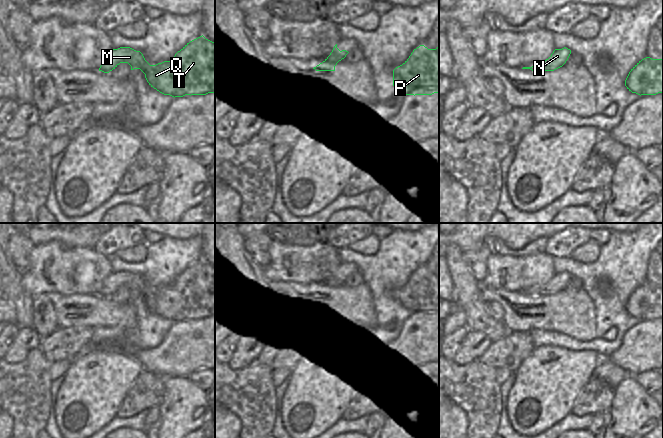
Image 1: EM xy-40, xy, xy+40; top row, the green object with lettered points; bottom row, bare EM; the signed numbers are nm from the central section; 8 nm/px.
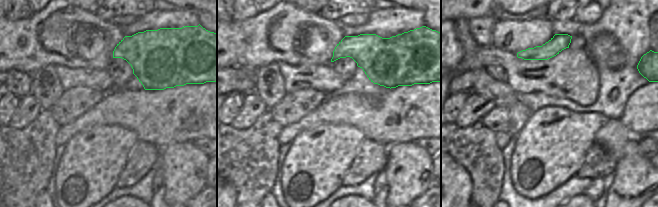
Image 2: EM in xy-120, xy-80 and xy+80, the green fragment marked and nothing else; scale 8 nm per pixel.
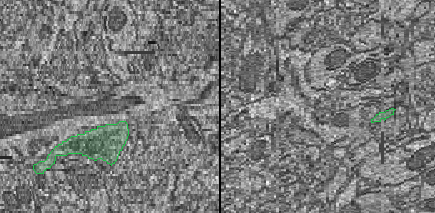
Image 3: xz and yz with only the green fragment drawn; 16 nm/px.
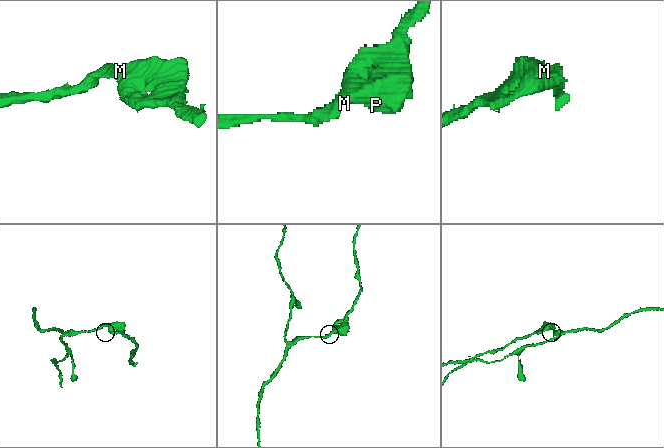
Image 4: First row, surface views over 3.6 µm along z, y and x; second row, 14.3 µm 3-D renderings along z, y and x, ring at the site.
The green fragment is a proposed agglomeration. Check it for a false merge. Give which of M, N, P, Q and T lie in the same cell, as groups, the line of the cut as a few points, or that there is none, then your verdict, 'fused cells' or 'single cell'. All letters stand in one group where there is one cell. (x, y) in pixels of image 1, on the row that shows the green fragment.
groups M N P Q T; cut none; single cell

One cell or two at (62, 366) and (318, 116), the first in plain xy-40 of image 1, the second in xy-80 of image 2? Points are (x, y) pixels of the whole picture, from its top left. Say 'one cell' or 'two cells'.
one cell

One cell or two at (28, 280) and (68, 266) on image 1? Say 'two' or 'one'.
one

